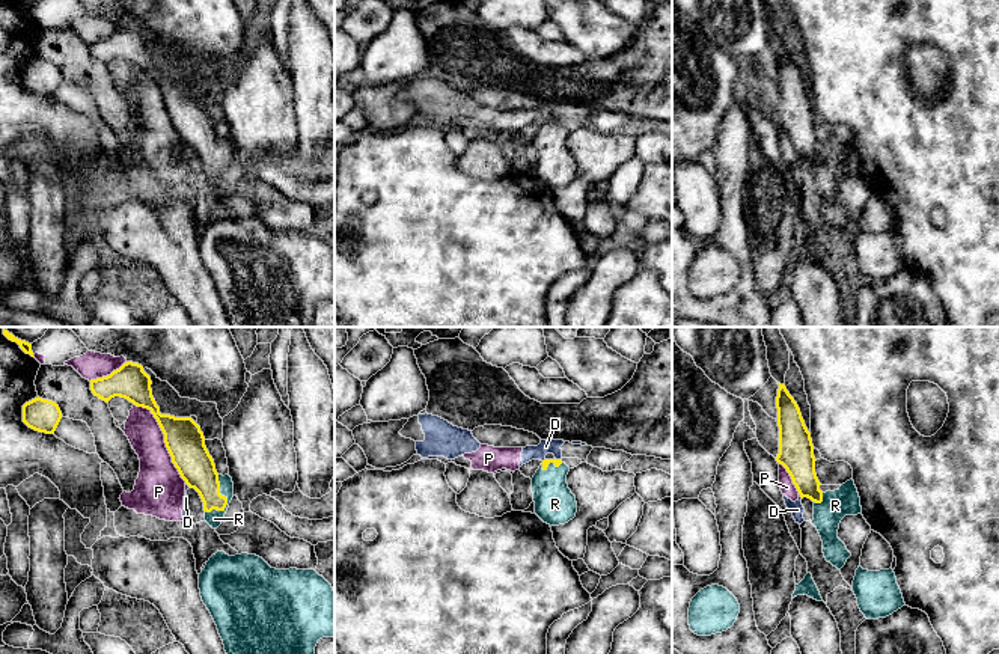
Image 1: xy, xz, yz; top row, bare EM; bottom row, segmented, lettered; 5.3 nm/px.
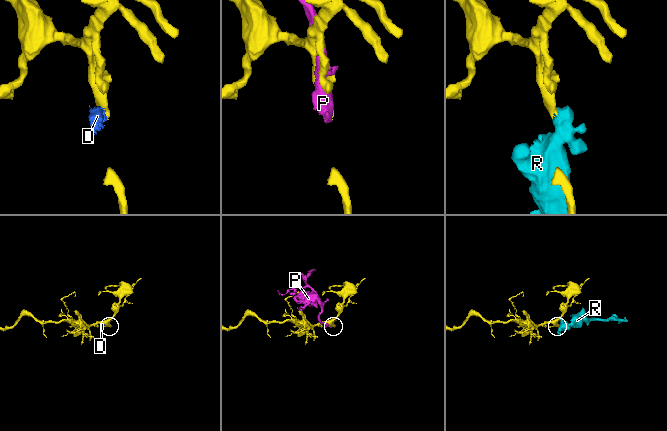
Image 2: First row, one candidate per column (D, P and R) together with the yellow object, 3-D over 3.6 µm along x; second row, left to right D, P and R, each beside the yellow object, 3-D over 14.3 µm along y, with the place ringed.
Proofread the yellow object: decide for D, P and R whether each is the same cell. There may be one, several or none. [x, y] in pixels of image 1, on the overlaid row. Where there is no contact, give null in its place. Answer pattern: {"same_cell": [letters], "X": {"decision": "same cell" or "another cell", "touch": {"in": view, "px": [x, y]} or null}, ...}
{"same_cell": ["R"], "D": {"decision": "another cell", "touch": {"in": "xy", "px": [189, 485]}}, "P": {"decision": "another cell", "touch": {"in": "xy", "px": [164, 440]}}, "R": {"decision": "same cell", "touch": {"in": "xy", "px": [226, 501]}}}

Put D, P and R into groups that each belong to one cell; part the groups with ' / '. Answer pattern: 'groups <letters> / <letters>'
groups D P / R

